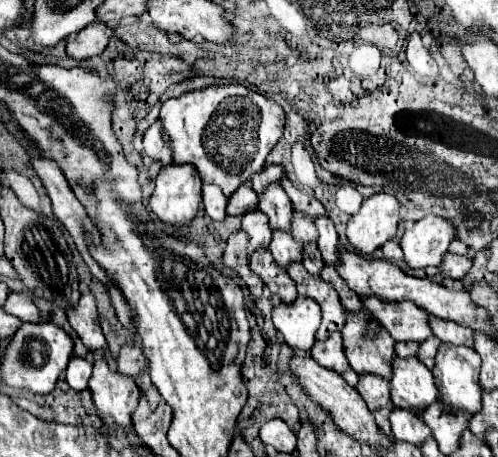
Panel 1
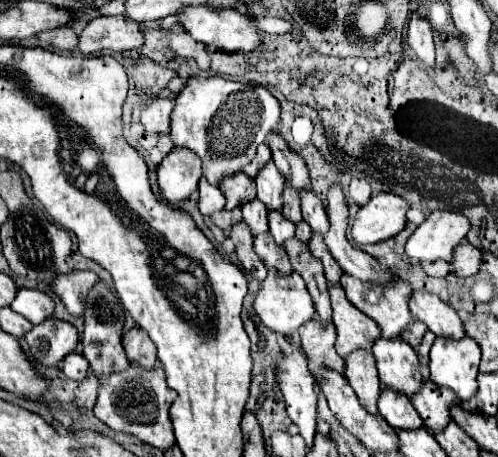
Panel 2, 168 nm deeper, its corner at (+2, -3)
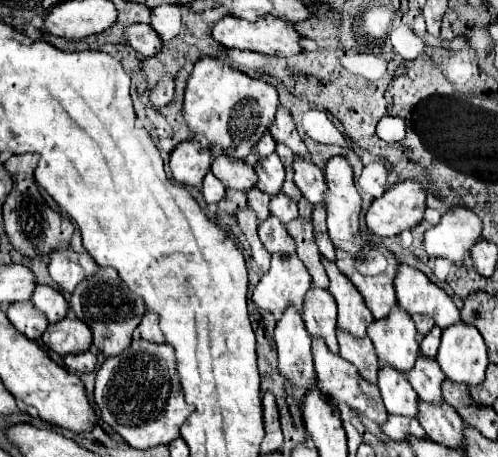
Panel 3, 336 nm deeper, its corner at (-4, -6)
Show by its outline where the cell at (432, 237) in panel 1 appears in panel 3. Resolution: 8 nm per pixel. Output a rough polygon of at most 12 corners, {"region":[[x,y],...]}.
{"region":[[452,207],[424,233],[428,257],[456,265],[468,259],[482,221]]}

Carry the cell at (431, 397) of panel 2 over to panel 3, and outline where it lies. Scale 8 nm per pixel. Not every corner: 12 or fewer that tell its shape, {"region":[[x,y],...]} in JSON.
{"region":[[420,355],[406,377],[422,401],[438,405],[444,375]]}

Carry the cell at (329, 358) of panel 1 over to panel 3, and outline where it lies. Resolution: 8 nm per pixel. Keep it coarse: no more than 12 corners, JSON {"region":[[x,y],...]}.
{"region":[[310,287],[302,319],[312,337],[338,355],[336,303]]}

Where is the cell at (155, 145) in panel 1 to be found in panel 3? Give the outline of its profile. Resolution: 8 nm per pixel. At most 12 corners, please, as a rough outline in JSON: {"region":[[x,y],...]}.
{"region":[[162,77],[150,101],[156,109],[166,107],[174,97],[174,79]]}

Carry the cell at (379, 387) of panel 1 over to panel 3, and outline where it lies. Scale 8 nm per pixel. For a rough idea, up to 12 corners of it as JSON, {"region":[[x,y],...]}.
{"region":[[338,331],[340,355],[362,379],[376,383],[378,359],[370,339]]}

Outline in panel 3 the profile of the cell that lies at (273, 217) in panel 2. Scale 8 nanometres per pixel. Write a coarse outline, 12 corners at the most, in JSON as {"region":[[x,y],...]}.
{"region":[[282,193],[270,201],[270,213],[282,225],[298,217],[294,201]]}

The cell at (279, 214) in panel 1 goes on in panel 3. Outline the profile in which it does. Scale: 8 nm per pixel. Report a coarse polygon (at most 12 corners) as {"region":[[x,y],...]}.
{"region":[[276,153],[258,161],[256,187],[270,197],[282,191],[284,167]]}

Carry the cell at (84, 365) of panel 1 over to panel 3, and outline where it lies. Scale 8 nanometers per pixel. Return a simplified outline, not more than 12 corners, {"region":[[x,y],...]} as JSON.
{"region":[[96,353],[66,355],[64,363],[74,373],[92,373]]}

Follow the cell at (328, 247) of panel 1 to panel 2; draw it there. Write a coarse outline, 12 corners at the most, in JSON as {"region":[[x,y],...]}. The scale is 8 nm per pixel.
{"region":[[314,190],[300,192],[304,220],[314,232],[328,232],[328,216]]}

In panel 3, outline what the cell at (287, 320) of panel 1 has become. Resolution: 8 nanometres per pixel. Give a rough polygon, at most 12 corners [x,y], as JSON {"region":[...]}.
{"region":[[272,255],[252,291],[256,307],[280,317],[302,313],[312,287],[296,255]]}

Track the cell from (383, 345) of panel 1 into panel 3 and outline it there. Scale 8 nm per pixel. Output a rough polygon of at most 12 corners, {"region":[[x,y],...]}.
{"region":[[334,263],[324,269],[338,303],[338,329],[366,337],[374,323],[356,287]]}

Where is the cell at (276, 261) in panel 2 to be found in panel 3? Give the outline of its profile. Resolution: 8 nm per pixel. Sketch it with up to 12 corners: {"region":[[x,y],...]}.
{"region":[[274,219],[258,225],[268,253],[292,255],[296,251],[286,227]]}

